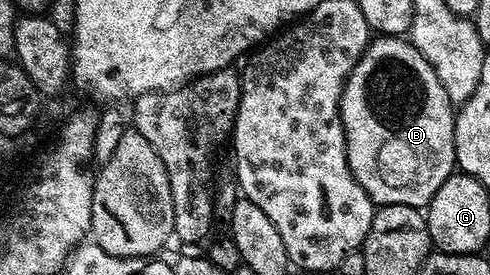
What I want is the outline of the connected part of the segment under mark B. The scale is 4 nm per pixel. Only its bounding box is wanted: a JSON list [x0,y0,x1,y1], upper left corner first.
[339,35,457,208]

